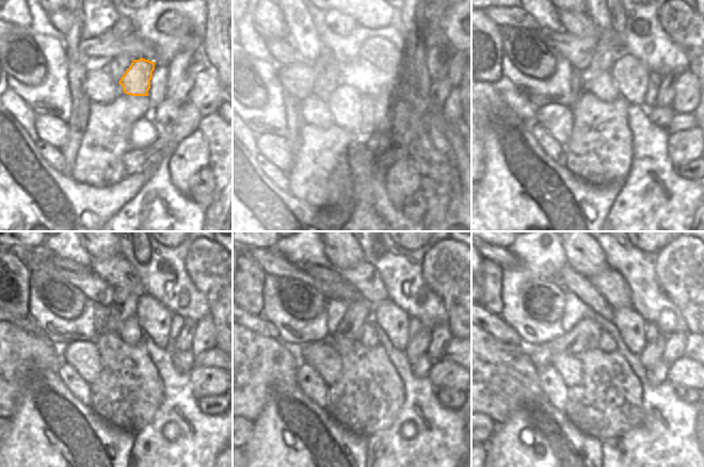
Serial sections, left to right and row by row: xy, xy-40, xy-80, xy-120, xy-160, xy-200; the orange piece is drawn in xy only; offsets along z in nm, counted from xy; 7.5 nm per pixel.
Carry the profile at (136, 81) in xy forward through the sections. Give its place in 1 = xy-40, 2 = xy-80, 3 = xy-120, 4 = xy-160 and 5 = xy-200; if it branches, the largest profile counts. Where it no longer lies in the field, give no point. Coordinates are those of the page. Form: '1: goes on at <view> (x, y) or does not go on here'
1: goes on at xy-40 (384, 77)
2: goes on at xy-80 (632, 78)
3: goes on at xy-120 (155, 319)
4: goes on at xy-160 (394, 321)
5: goes on at xy-200 (630, 325)

